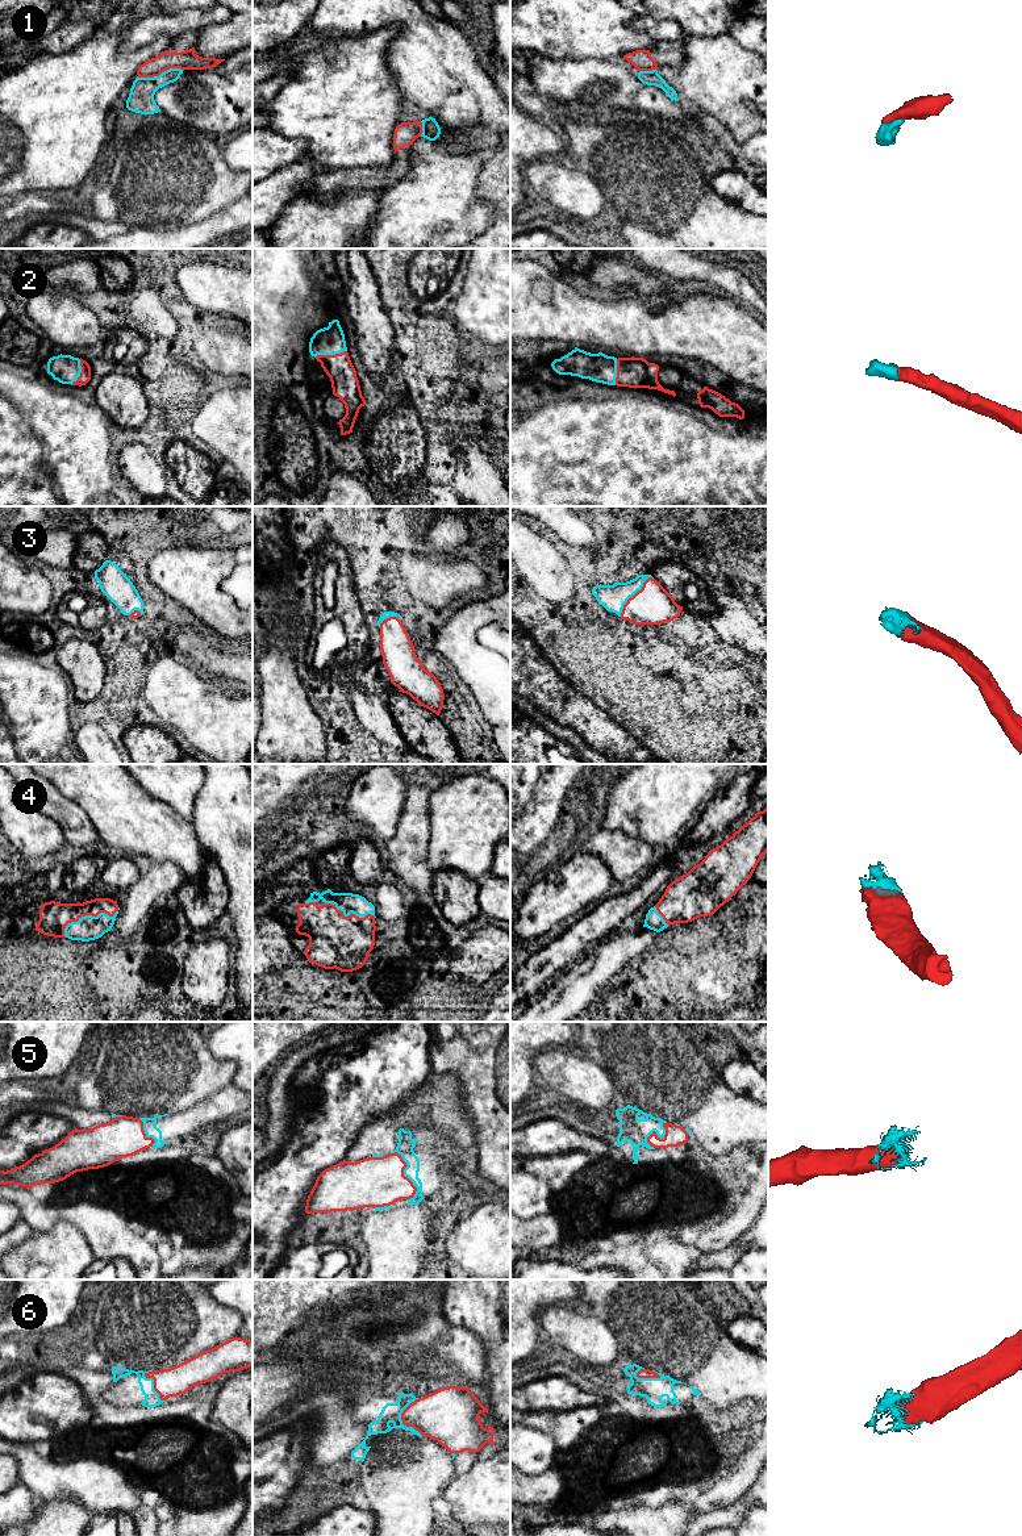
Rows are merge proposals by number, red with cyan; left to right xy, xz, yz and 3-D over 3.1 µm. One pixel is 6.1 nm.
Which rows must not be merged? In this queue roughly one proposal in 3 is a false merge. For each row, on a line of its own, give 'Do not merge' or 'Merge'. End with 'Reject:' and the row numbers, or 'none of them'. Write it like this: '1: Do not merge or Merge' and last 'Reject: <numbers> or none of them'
1: Do not merge
2: Merge
3: Merge
4: Merge
5: Merge
6: Merge
Reject: 1

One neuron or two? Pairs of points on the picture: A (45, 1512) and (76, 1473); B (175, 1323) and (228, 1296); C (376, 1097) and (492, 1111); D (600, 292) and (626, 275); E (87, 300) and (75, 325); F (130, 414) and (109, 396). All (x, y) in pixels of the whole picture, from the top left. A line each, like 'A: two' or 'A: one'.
A: two
B: two
C: two
D: two
E: two
F: one

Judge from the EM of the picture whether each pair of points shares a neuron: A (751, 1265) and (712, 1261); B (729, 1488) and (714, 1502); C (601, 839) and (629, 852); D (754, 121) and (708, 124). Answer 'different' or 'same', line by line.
A: different
B: same
C: same
D: different

